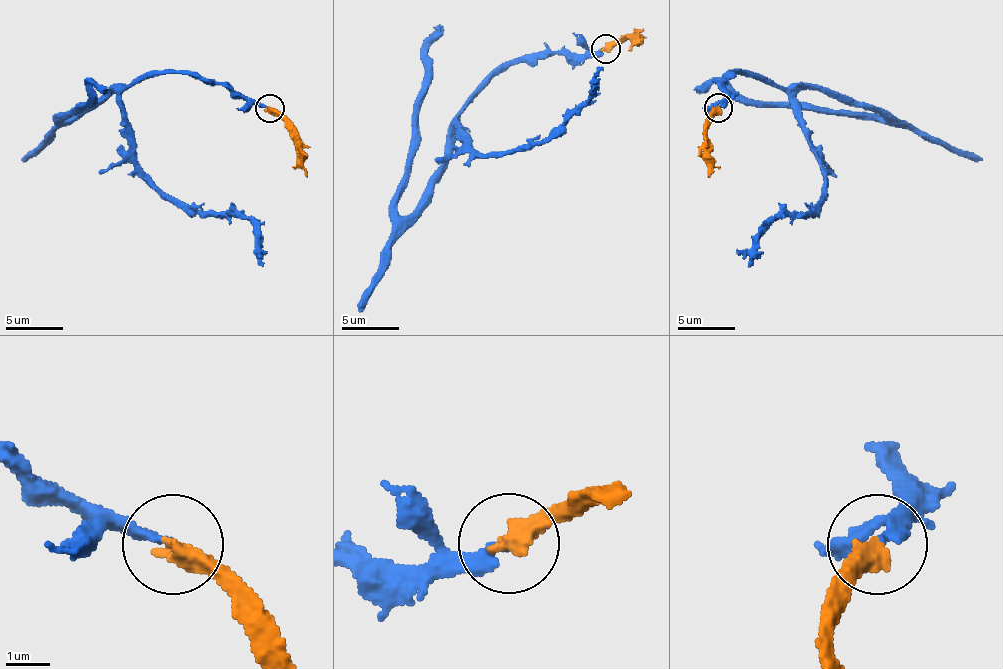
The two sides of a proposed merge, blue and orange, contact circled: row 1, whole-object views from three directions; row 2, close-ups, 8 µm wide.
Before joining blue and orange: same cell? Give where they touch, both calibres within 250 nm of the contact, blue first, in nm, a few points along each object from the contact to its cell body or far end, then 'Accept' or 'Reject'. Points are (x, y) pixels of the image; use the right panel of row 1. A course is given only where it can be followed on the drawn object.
Place: (718, 108). Thickness 240 nm (blue) against 480 nm. Course of blue: (717, 107), (732, 72), (755, 72), (786, 87), (821, 87), (887, 119), (760, 104), (720, 81), (694, 90). Course of orange: (717, 107), (706, 124), (709, 176). Accept

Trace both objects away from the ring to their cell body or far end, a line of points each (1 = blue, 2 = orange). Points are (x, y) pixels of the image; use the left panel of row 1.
1: (269, 107), (223, 84), (151, 73), (74, 119), (59, 119), (82, 104), (91, 82), (105, 90)
2: (269, 107), (286, 125), (306, 176)

